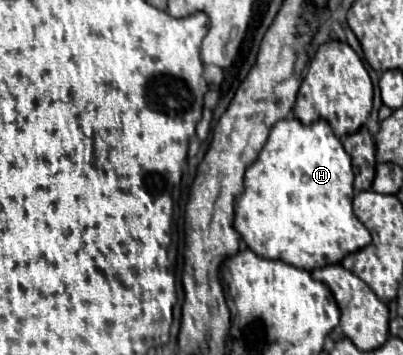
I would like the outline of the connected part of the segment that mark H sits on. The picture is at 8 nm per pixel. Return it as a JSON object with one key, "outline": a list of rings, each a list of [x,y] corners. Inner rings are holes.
{"outline":[[[296,118],[280,120],[270,130],[266,146],[258,154],[256,162],[246,170],[244,192],[236,198],[234,230],[238,230],[246,246],[260,258],[282,258],[282,262],[290,262],[292,266],[308,272],[328,264],[340,264],[342,258],[372,242],[370,232],[352,212],[352,182],[352,160],[342,148],[340,140],[332,134],[328,122],[318,120],[304,126]]]}

